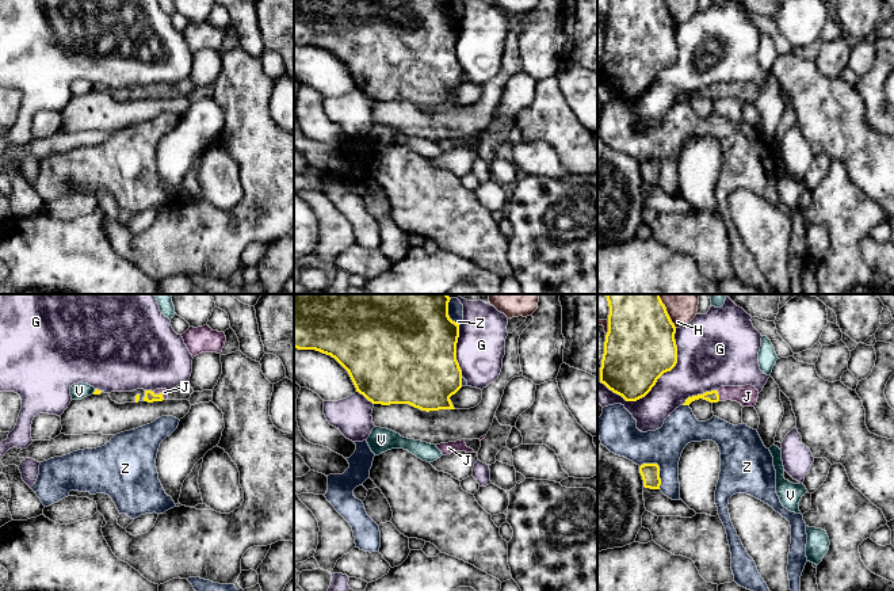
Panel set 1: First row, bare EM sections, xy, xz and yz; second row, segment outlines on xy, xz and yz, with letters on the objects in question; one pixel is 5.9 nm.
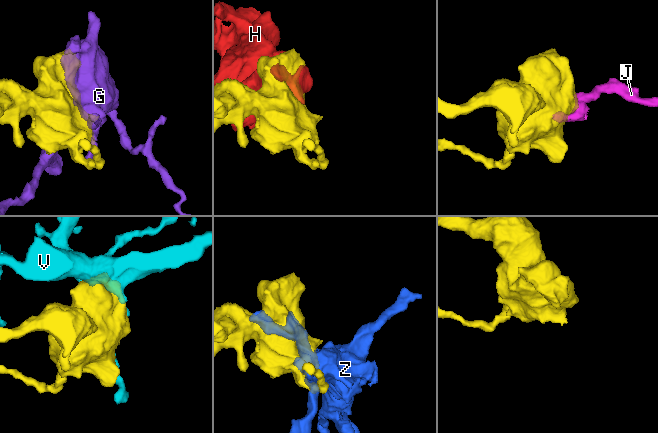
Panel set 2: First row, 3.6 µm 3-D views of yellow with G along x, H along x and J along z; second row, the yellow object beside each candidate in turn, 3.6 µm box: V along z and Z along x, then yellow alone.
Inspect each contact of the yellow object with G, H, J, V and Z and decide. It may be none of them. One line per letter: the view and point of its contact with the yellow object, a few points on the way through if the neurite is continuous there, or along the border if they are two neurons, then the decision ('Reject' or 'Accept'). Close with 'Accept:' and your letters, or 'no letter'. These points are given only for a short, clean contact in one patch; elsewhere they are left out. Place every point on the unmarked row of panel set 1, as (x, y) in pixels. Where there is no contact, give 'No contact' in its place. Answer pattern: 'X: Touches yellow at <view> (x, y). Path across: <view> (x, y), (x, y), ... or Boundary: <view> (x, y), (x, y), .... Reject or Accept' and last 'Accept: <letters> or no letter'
G: Touches yellow at yz (656, 77). Reject
H: Touches yellow at yz (668, 12). Reject
J: Touches yellow at yz (718, 92). Path across: yz (713, 92), (718, 92), (747, 92). Accept
V: Touches yellow at xy (94, 88). Reject
Z: Touches yellow at yz (658, 166). Reject
Accept: J

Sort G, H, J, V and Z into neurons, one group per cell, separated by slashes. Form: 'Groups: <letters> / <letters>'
Groups: G / H / J / V / Z

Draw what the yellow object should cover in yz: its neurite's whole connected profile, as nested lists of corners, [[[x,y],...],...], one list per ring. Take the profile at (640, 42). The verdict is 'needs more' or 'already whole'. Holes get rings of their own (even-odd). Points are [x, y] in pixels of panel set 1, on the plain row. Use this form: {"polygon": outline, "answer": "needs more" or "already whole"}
{"polygon": [[[608,0],[608,28],[600,79],[626,98],[645,94],[657,76],[677,60],[676,23],[664,0]]], "answer": "already whole"}

